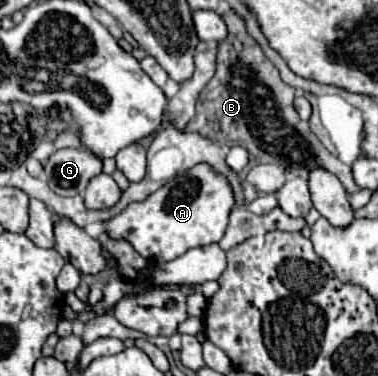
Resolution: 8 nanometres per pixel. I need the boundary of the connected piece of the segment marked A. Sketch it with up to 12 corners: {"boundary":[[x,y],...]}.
{"boundary":[[198,164],[108,220],[150,262],[220,242],[234,196]]}

